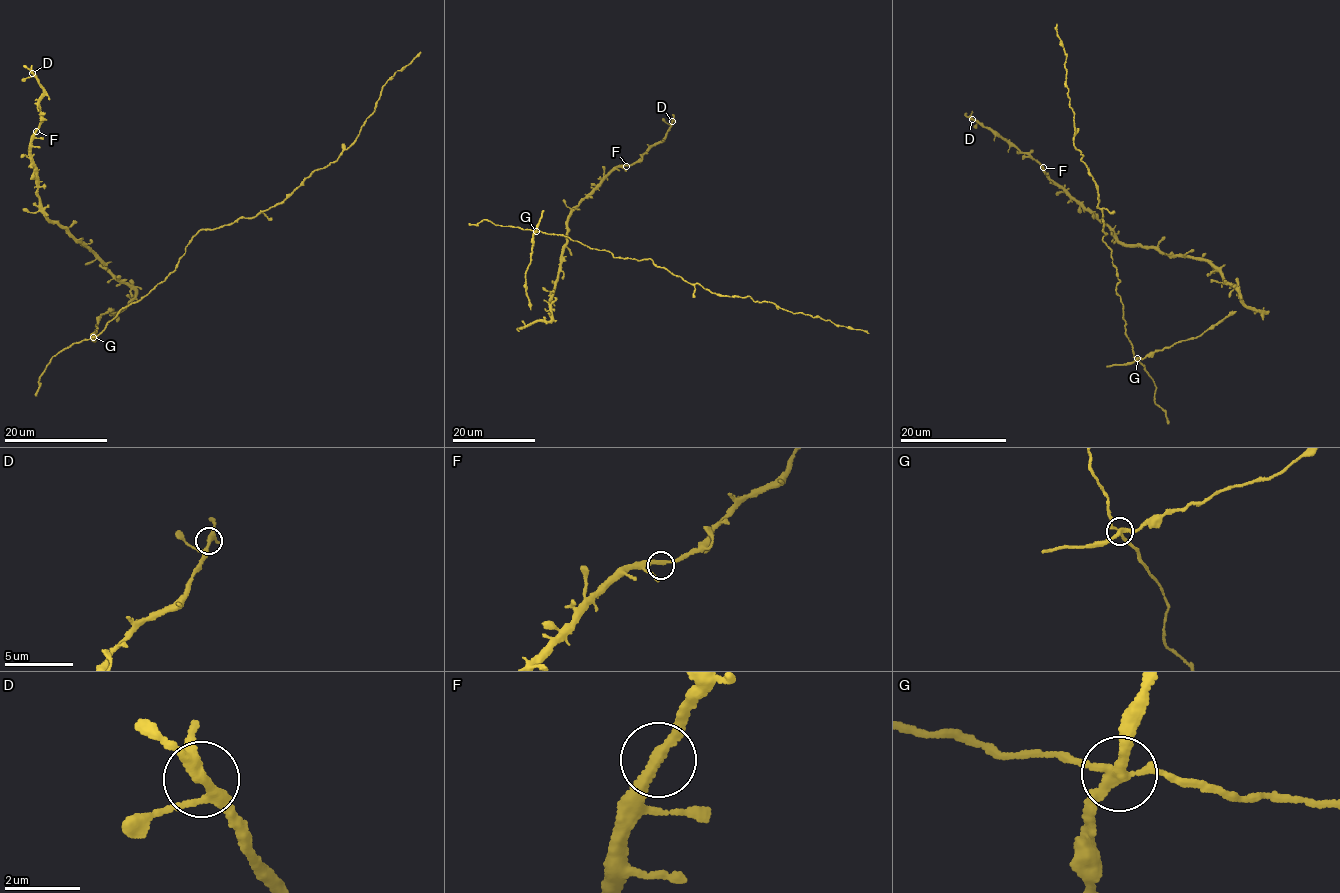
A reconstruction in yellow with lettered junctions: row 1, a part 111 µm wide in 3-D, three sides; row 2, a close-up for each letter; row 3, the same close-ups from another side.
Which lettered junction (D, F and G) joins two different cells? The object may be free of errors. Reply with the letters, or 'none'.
G

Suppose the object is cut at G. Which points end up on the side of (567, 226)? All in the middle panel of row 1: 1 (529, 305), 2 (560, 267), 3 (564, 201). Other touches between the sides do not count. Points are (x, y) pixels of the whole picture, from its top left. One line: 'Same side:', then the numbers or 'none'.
Same side: 2, 3

